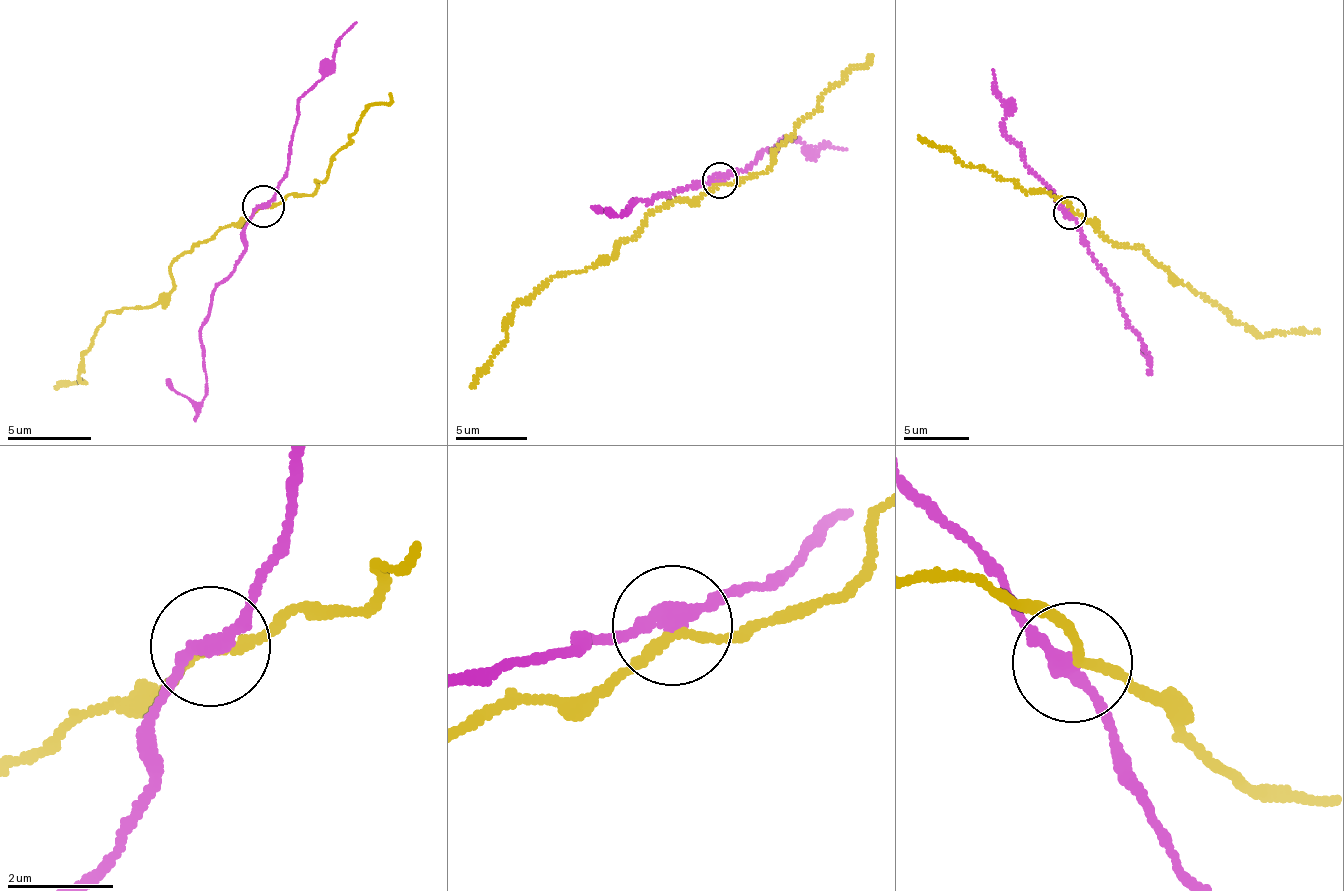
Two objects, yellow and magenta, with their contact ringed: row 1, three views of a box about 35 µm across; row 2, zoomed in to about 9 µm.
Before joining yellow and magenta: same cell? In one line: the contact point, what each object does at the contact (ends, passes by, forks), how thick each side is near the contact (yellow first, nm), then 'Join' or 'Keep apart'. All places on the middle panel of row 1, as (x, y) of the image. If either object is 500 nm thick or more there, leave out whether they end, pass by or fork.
Place: (719, 180). At the ring yellow passes by. At the ring magenta passes by. Thickness 170 nm (yellow) against 260 nm. Keep apart

